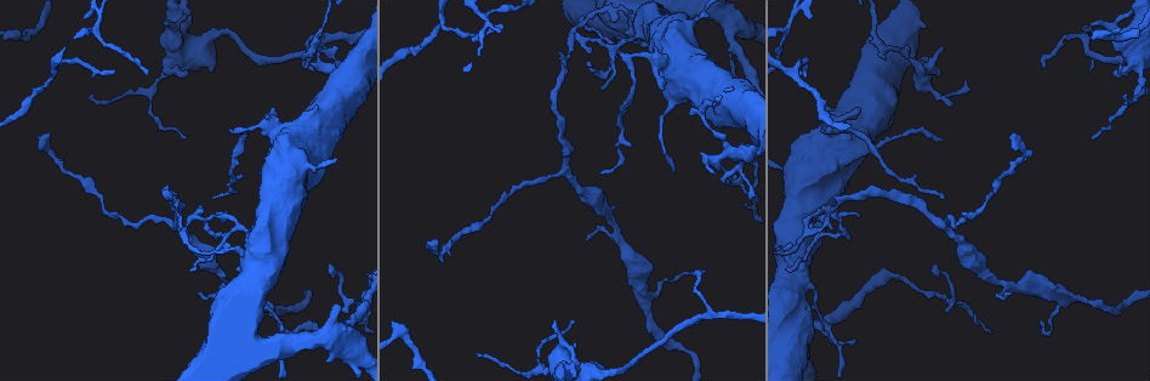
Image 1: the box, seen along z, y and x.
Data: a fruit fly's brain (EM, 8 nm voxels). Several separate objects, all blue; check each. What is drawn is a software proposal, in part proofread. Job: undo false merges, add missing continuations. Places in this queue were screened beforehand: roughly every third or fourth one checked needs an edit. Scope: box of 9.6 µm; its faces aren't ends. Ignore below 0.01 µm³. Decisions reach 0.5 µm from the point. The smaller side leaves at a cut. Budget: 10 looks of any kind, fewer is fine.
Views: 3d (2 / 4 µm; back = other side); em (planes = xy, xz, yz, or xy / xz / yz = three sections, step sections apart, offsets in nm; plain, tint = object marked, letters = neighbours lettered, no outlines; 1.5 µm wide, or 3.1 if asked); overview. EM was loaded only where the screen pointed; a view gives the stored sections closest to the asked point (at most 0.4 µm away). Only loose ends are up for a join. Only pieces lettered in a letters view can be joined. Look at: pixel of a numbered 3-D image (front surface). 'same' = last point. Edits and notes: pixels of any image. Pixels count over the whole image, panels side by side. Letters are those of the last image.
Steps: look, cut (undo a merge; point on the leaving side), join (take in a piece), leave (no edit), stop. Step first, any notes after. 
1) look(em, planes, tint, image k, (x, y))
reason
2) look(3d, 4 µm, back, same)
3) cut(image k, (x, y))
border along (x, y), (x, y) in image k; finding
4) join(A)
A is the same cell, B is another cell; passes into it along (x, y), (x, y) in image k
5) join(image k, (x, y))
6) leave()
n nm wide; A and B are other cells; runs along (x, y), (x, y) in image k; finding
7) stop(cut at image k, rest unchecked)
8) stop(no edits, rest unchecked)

look(3d, 4 µm, image 1, (170, 71))
sharp bend

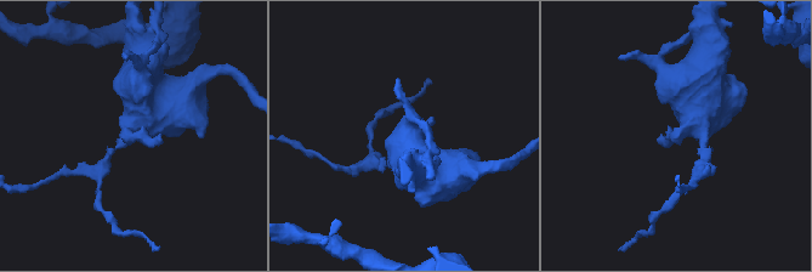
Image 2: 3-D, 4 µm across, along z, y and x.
look(em, 3.1 µm, yz, step 8, tint, image 2, (133, 135))
shape alone is not enough

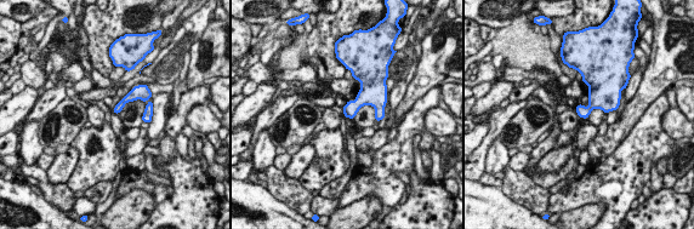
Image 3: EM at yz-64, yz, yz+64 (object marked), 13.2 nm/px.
look(em, 3.1 µm, yz, step 8, letters, same)

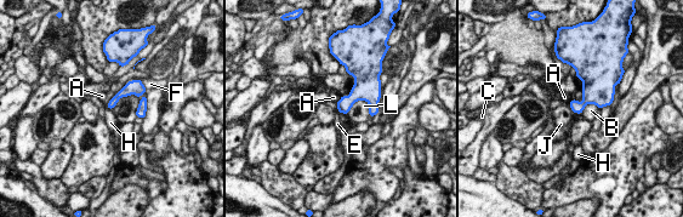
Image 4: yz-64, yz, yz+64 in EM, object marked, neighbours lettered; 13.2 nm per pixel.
leave()
A, B, C, E, F, H, J and L are other cells; border along (569, 104), (573, 110) in image 4; all the same cell

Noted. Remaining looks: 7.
look(em, planes, plain, image 1, (113, 69))
branch stops here

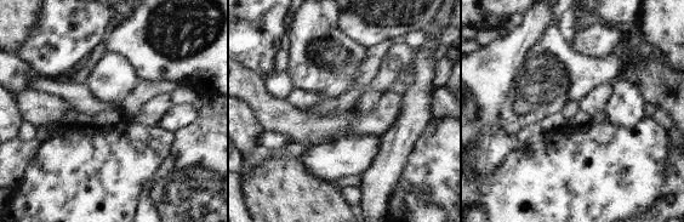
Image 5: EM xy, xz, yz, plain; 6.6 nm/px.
look(em, planes, tint, same)
where the object lies

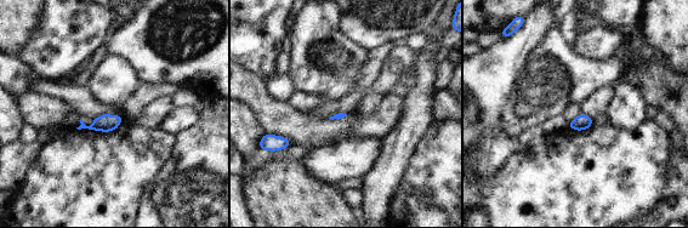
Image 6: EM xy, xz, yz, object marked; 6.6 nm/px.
look(em, planes, letters, same)

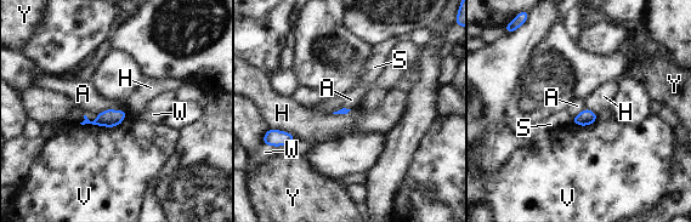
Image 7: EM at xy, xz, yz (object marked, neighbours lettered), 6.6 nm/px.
leave()
A, H, S, V, W and Y are other cells; border along (124, 109), (103, 109), (97, 114) in image 7; none of them fits

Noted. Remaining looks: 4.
look(em, planes, letters, image 1, (805, 226))
touches itself

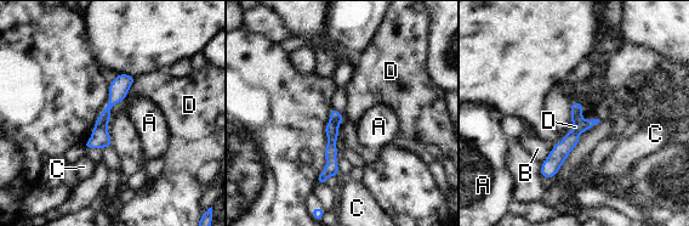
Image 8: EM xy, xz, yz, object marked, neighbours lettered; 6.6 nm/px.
cut(image 8, (100, 136))
A, B, C and D are other cells; two cells meet here

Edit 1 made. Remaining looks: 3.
look(overview)
redraw

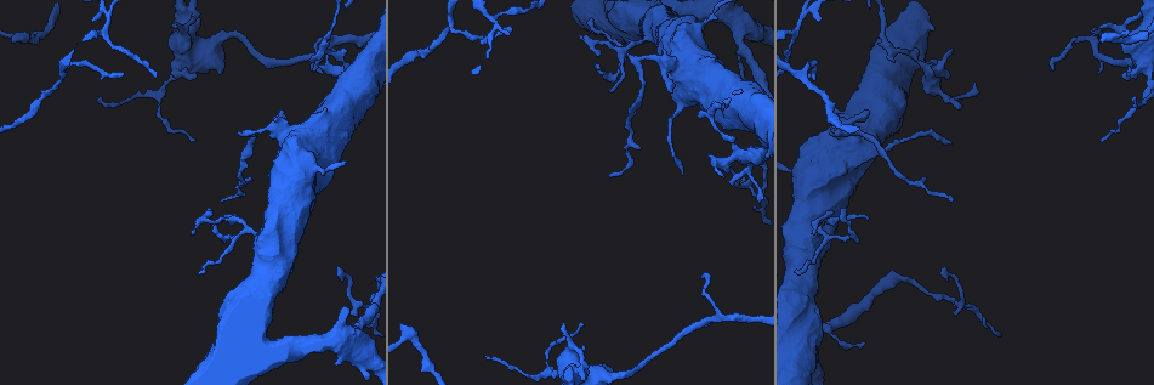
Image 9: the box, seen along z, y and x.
look(3d, 2 µm, image 9, (836, 132))
abrupt turn

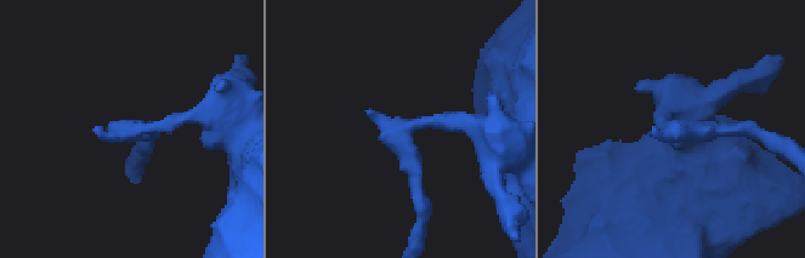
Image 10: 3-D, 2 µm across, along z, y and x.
look(em, planes, letters, image 10, (141, 126))

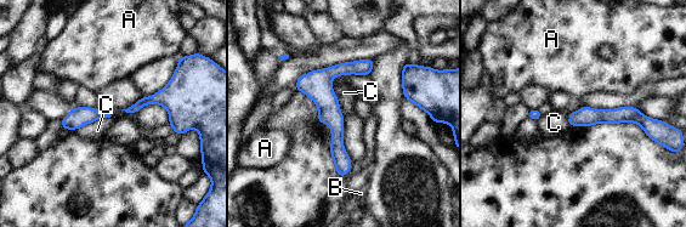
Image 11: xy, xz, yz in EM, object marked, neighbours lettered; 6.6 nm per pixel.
leave()
C touches over 280 nm; A, B and C are other cells; border along (111, 115), (97, 118), (71, 130) in image 11; one cell here

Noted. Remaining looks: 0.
stop(cut at image 8, rest unchecked)

